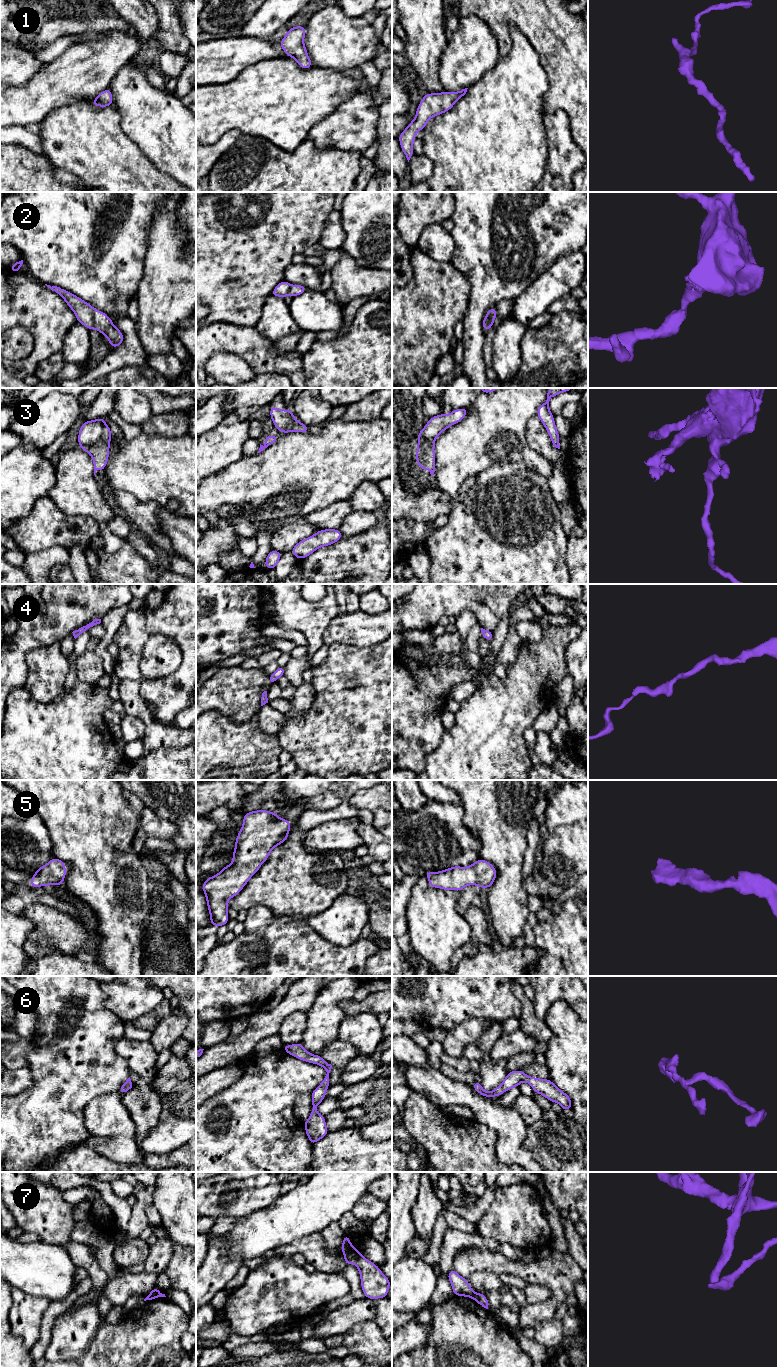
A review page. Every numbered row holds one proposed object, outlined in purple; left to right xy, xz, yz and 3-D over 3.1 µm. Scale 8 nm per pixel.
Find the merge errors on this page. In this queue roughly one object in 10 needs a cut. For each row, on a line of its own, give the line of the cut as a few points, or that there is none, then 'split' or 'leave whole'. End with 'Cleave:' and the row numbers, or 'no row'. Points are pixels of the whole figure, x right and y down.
1: cut none; leave whole
2: cut none; leave whole
3: cut none; leave whole
4: cut none; leave whole
5: cut none; leave whole
6: cut none; leave whole
7: cut xz (358, 1252), (344, 1254); split
Cleave: 7

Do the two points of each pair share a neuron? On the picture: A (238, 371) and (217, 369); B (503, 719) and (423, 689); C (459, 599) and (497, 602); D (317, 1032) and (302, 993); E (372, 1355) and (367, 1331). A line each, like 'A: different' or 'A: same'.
A: same
B: different
C: same
D: different
E: same

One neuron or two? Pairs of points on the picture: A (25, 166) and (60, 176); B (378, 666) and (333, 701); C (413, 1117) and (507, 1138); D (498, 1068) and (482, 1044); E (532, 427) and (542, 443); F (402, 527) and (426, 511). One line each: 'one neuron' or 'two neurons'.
A: one neuron
B: one neuron
C: two neurons
D: one neuron
E: one neuron
F: two neurons

